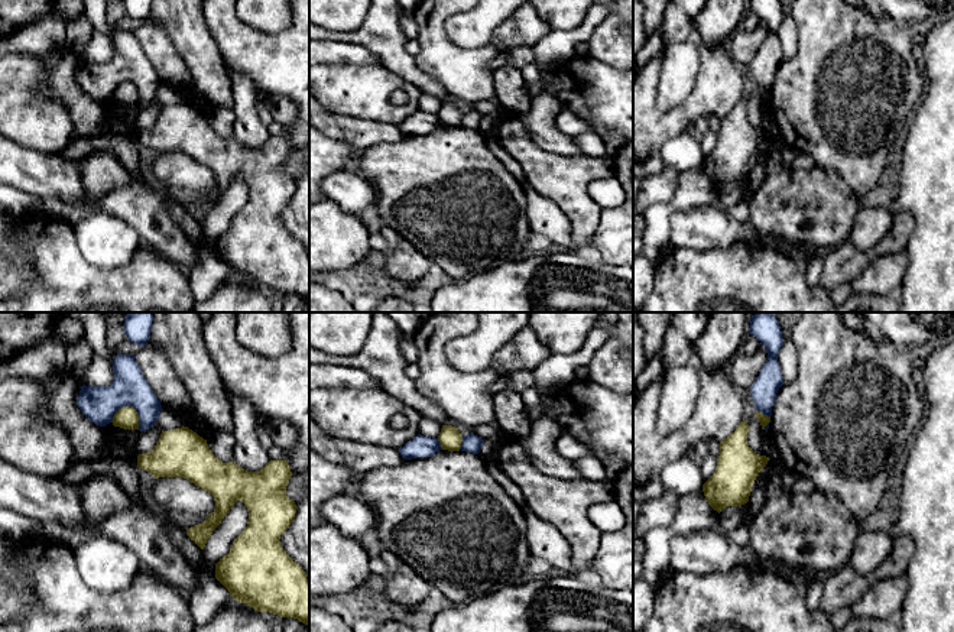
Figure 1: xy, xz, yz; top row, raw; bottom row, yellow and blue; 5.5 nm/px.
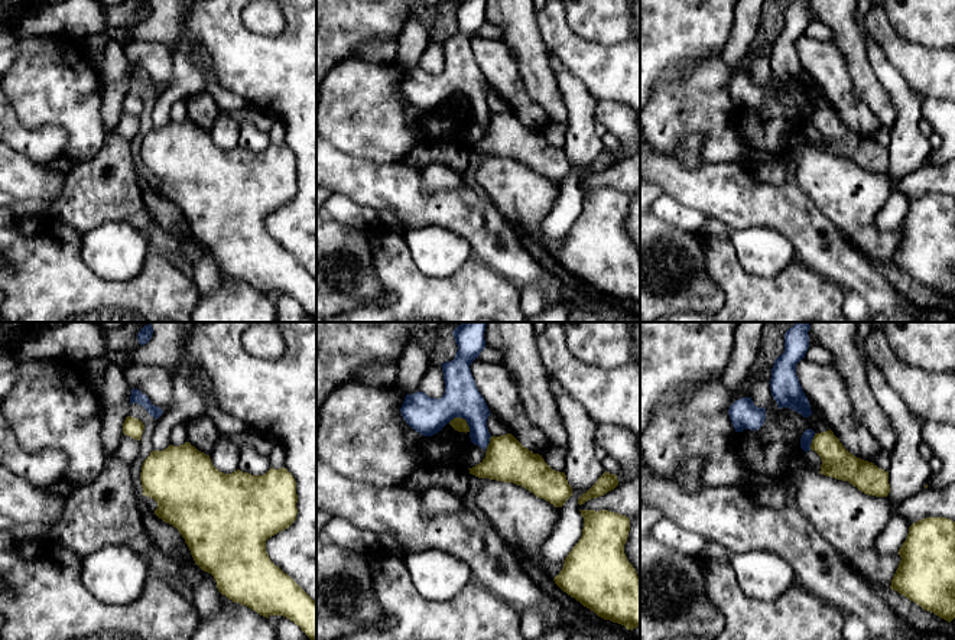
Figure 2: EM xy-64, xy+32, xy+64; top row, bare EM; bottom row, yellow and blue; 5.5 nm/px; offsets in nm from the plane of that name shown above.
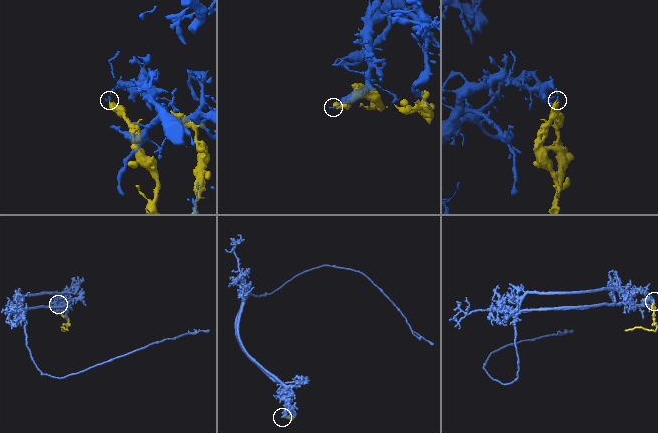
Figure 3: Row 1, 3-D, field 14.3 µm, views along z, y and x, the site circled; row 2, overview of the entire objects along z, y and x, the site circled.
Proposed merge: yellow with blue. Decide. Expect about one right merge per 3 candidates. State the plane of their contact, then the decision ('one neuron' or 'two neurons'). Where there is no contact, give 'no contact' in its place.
contact in xy; two neurons

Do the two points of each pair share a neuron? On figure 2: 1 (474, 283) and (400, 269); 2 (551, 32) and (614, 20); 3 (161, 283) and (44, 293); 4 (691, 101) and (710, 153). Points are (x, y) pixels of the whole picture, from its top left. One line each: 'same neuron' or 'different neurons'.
1: same neuron
2: different neurons
3: same neuron
4: same neuron

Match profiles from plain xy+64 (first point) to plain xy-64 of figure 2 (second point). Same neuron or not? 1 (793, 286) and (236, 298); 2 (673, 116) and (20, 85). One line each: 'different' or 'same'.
1: different
2: different

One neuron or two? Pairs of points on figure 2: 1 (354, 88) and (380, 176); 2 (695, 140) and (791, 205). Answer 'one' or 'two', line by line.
1: two
2: two

